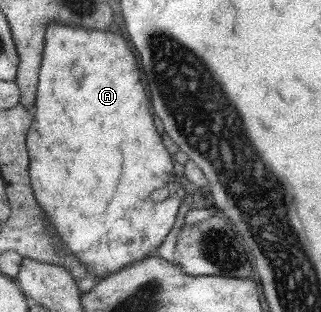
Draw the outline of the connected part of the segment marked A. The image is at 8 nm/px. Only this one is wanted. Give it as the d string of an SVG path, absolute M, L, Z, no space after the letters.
M49 22L44 33L44 53L43 61L40 63L39 81L36 83L36 105L32 111L33 121L25 141L25 148L28 154L28 174L33 197L39 208L43 210L43 222L47 222L45 228L53 234L55 238L55 249L67 250L69 254L75 256L89 273L93 276L105 277L109 272L120 270L123 266L137 262L147 256L153 256L161 241L165 239L169 227L175 221L177 207L182 203L185 191L179 177L173 175L173 165L169 153L163 149L159 133L153 129L153 117L149 113L149 101L145 99L143 85L139 83L139 69L133 53L125 45L125 41L119 35L113 33L103 33L103 31L89 31L73 25L63 23Z

